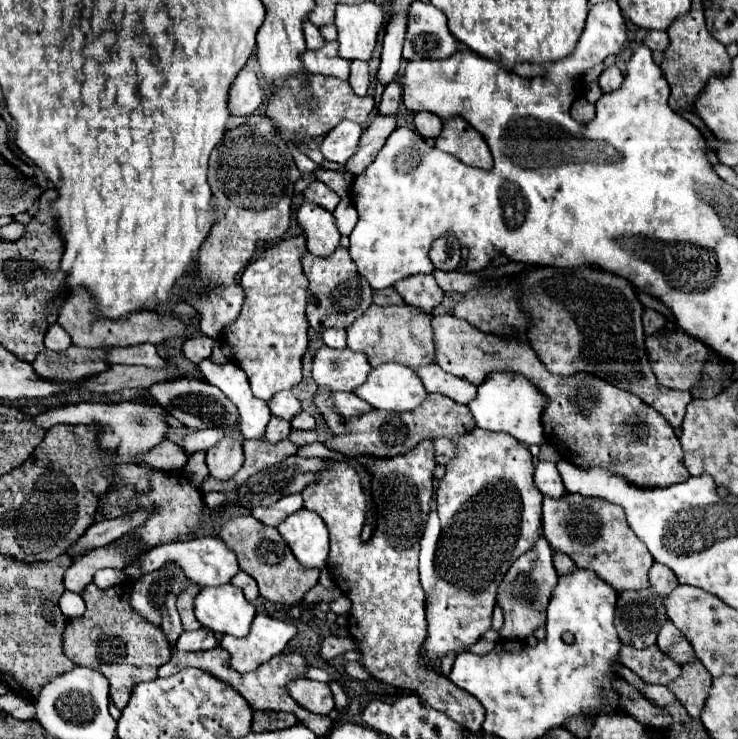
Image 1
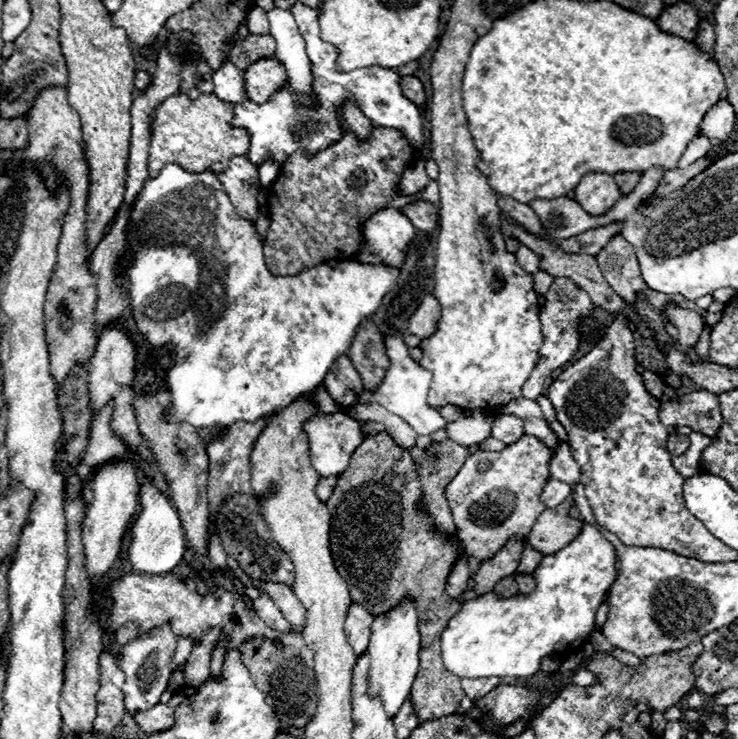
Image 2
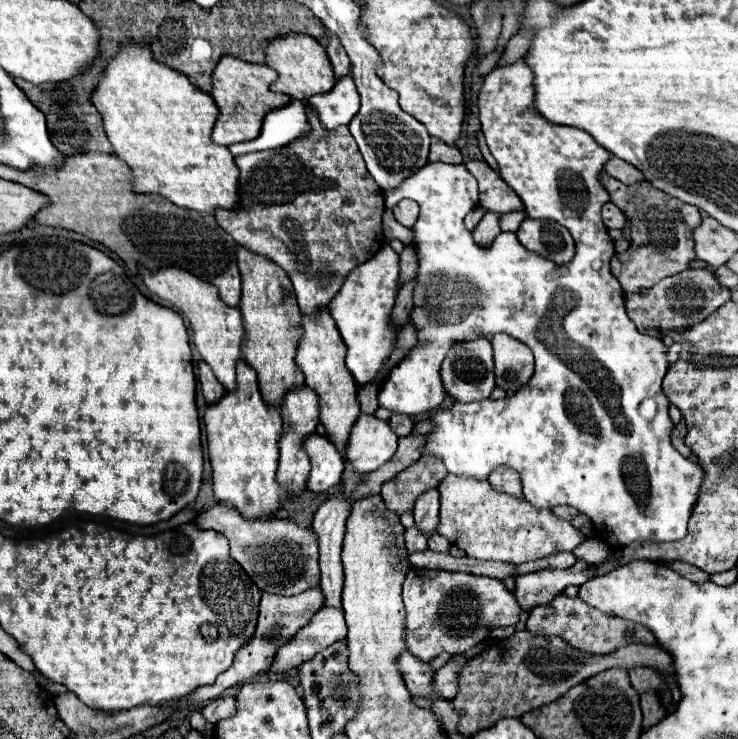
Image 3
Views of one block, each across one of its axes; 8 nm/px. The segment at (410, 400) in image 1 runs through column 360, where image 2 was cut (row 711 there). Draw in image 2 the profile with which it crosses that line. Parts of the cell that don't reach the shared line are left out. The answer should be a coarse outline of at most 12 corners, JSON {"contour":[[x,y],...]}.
{"contour":[[410,600],[376,616],[368,692],[390,718],[420,670]]}

